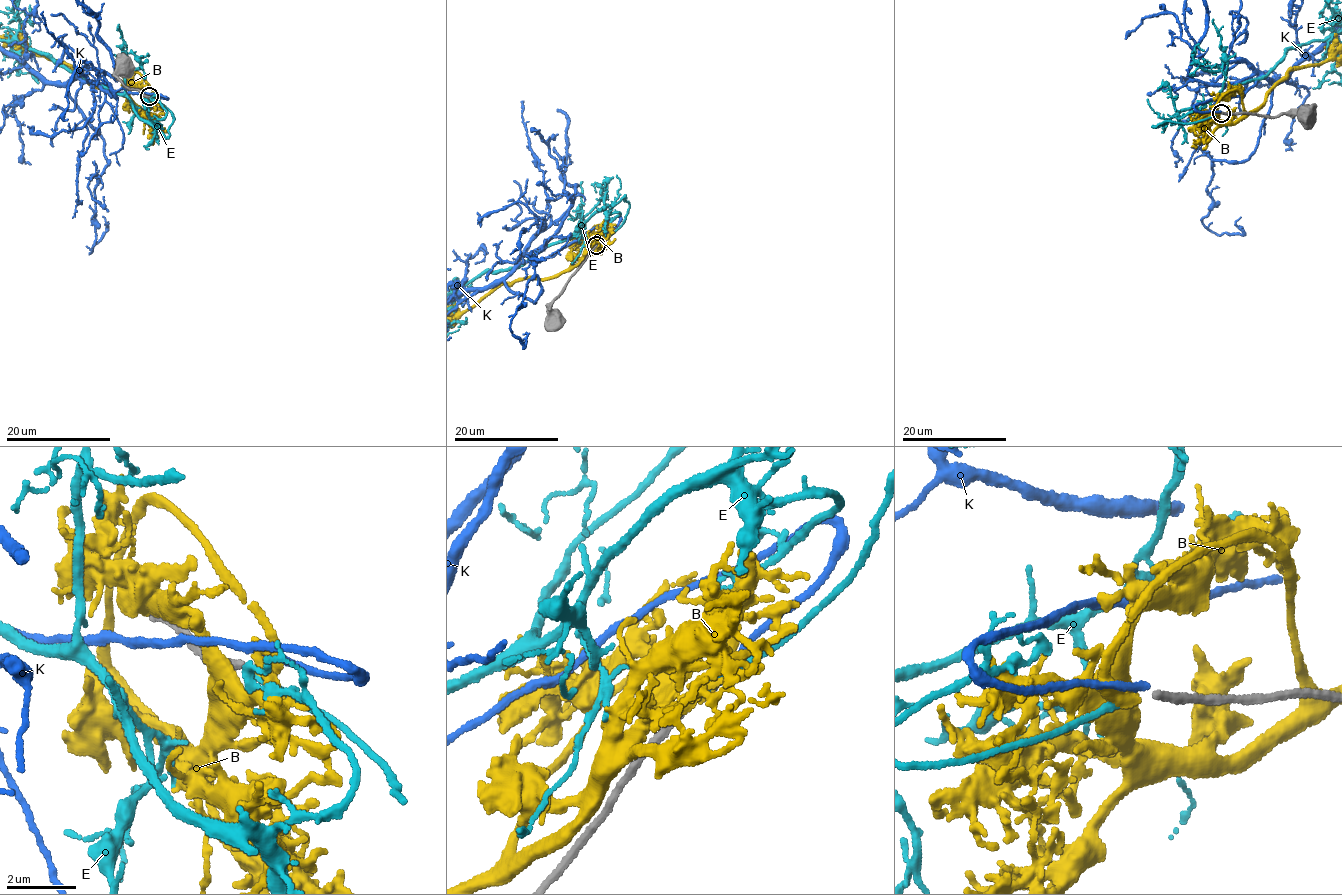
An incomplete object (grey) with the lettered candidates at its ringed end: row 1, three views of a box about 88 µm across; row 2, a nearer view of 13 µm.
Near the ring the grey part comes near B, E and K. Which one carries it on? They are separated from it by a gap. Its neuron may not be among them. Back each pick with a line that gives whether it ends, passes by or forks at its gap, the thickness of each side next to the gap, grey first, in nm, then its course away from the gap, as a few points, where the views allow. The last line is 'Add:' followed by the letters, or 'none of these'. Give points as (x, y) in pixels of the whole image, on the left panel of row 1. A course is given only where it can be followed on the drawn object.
B: It ends there. Thickness 220 nm (grey) against 280 nm
Add: B

